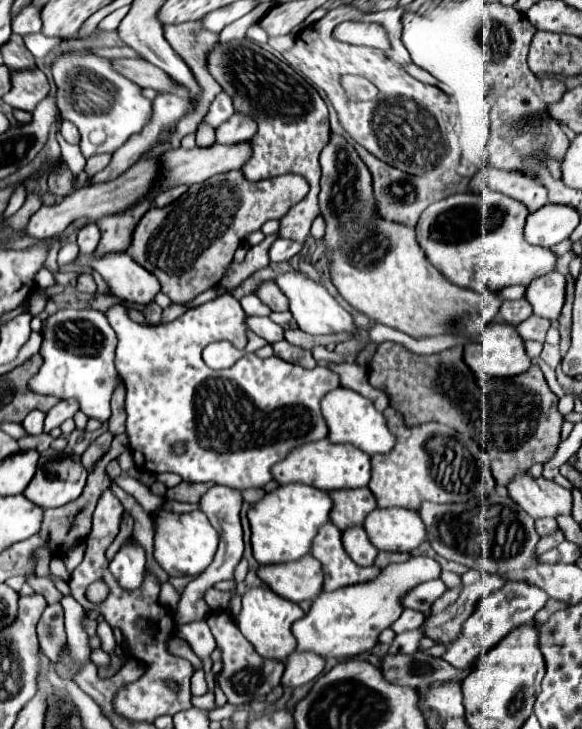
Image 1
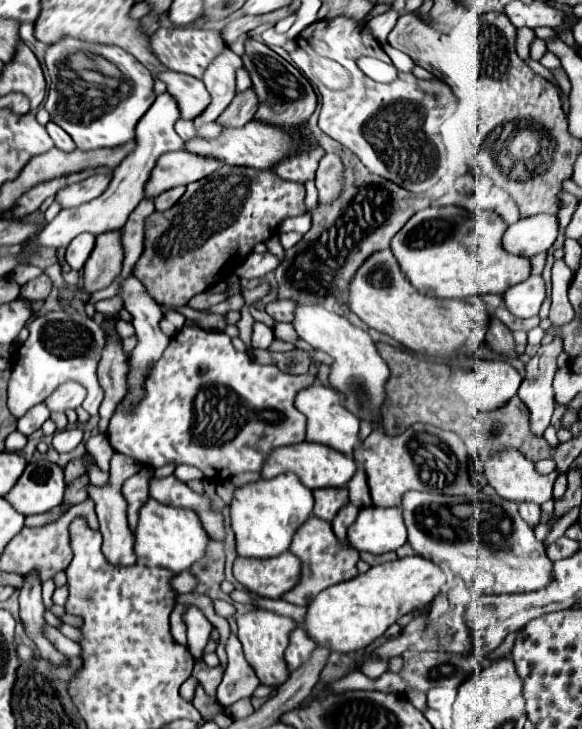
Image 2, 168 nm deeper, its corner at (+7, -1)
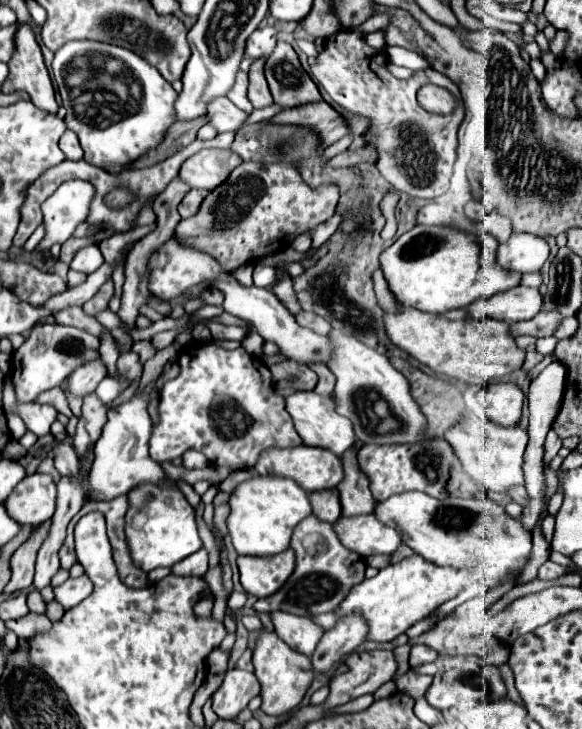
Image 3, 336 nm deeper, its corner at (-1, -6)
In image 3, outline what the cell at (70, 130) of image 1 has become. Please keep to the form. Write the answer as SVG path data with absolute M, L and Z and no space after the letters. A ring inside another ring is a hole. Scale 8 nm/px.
M66 130L60 138L60 150L66 154L68 160L82 160L82 148L78 144L78 138L74 132Z

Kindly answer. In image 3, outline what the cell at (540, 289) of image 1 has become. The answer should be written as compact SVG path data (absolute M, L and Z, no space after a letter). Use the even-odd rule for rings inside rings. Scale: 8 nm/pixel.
M510 288L486 300L476 300L468 306L472 318L498 318L506 322L530 320L542 310L542 294L538 288Z

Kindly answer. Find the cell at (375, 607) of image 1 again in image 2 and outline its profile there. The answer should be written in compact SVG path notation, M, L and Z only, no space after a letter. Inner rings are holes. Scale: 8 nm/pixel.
M420 555L388 561L350 581L342 581L318 593L308 605L304 629L316 643L328 645L332 651L358 651L384 635L384 631L402 615L430 603L440 593L440 587L444 583L444 571L436 563Z

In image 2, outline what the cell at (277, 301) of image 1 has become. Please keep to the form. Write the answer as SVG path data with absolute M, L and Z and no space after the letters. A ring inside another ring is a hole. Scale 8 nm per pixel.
M278 299L274 303L270 303L266 307L266 311L276 319L276 321L284 321L284 323L292 323L294 321L294 309L296 303L290 299Z

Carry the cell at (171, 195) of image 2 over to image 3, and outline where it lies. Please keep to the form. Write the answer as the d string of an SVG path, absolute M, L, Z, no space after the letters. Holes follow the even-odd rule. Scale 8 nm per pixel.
M190 190L190 192L182 198L182 202L180 202L180 206L178 206L180 216L182 216L182 218L190 218L190 216L194 216L194 214L198 212L200 202L204 200L206 194L208 194L206 190Z

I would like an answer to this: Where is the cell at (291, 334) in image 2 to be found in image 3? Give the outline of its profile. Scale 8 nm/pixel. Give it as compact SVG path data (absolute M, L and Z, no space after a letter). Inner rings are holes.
M314 362L310 368L318 374L318 384L316 384L314 390L322 396L332 396L332 392L334 392L334 374L320 362Z

